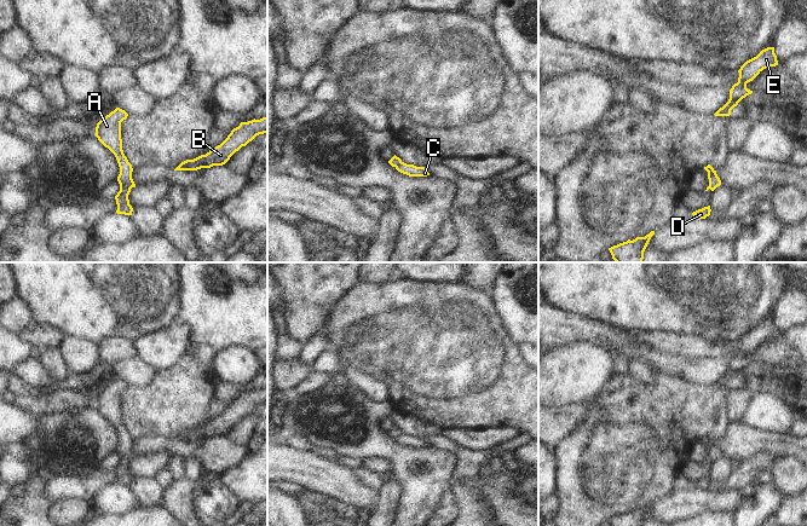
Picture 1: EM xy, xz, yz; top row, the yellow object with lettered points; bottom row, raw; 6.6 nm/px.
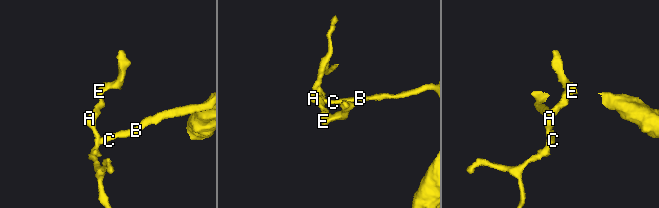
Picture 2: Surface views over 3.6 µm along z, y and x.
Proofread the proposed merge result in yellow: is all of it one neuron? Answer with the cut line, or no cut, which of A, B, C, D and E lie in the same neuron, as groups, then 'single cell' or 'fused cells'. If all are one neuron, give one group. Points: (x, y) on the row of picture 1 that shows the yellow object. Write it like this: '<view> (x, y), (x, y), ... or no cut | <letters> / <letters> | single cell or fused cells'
yz (715, 173), (708, 178) | A D E / B C | fused cells

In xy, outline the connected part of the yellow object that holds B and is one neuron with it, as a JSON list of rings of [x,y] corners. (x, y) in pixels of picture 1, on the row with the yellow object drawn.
[[[267,116],[260,120],[254,119],[248,122],[241,122],[220,145],[211,149],[206,155],[181,162],[174,170],[197,170],[223,166],[242,146],[246,146],[256,135],[264,133],[267,133]]]

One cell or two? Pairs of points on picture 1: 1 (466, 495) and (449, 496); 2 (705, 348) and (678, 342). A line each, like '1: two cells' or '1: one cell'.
1: two cells
2: one cell

